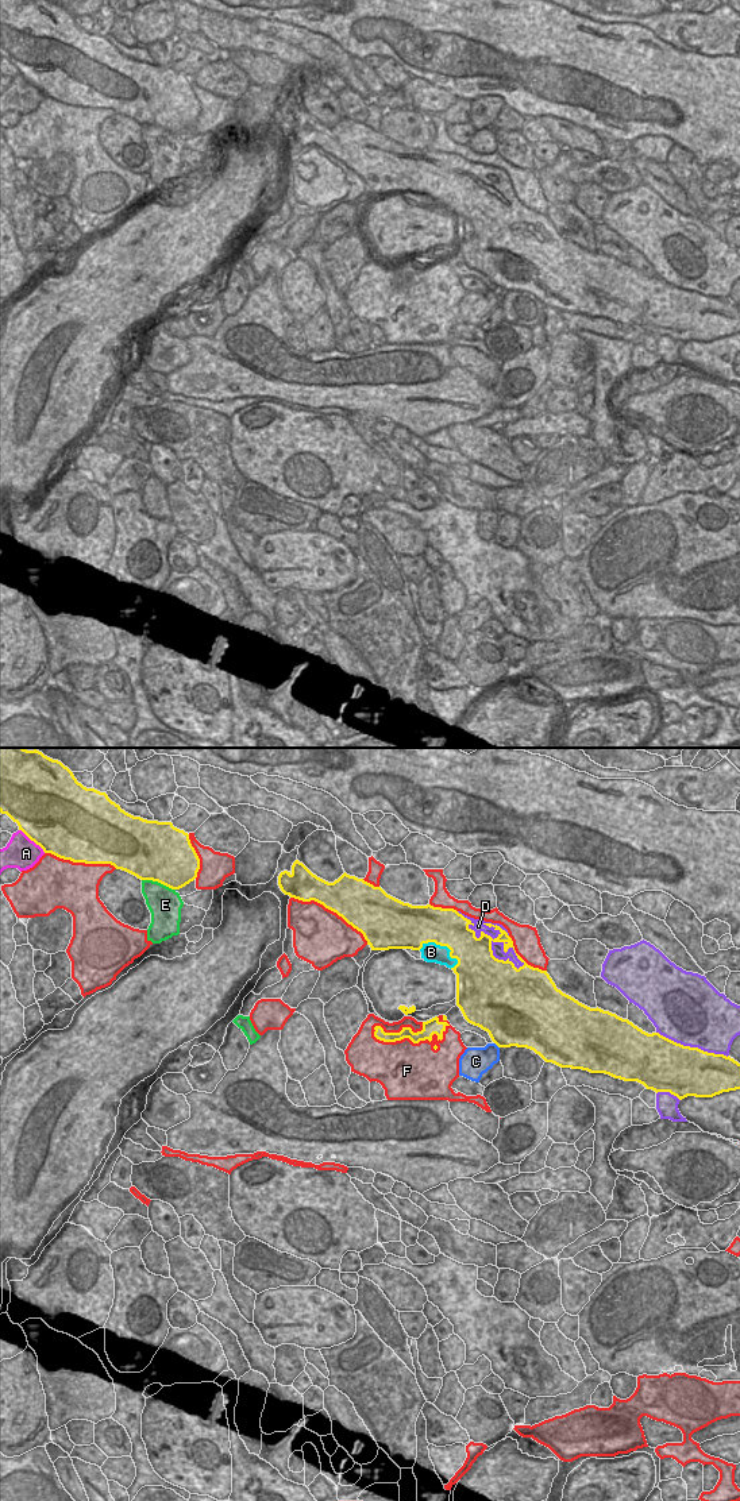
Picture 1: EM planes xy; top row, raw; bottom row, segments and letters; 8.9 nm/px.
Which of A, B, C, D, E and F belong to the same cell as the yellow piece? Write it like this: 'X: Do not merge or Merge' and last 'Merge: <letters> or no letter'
A: Do not merge
B: Do not merge
C: Do not merge
D: Do not merge
E: Do not merge
F: Do not merge
Merge: no letter

